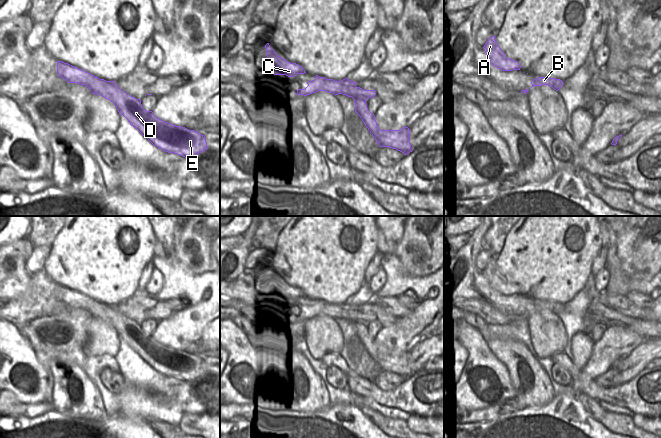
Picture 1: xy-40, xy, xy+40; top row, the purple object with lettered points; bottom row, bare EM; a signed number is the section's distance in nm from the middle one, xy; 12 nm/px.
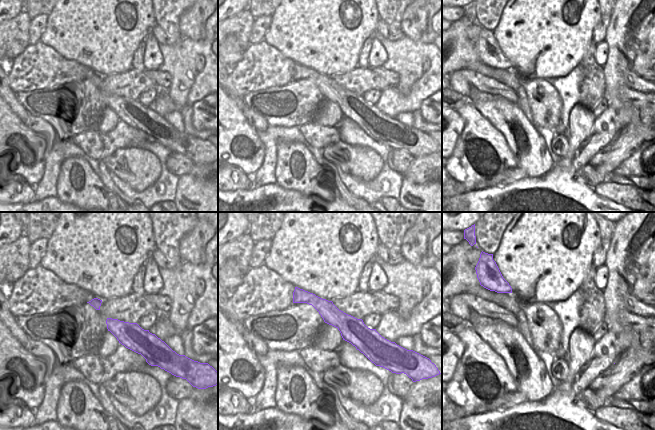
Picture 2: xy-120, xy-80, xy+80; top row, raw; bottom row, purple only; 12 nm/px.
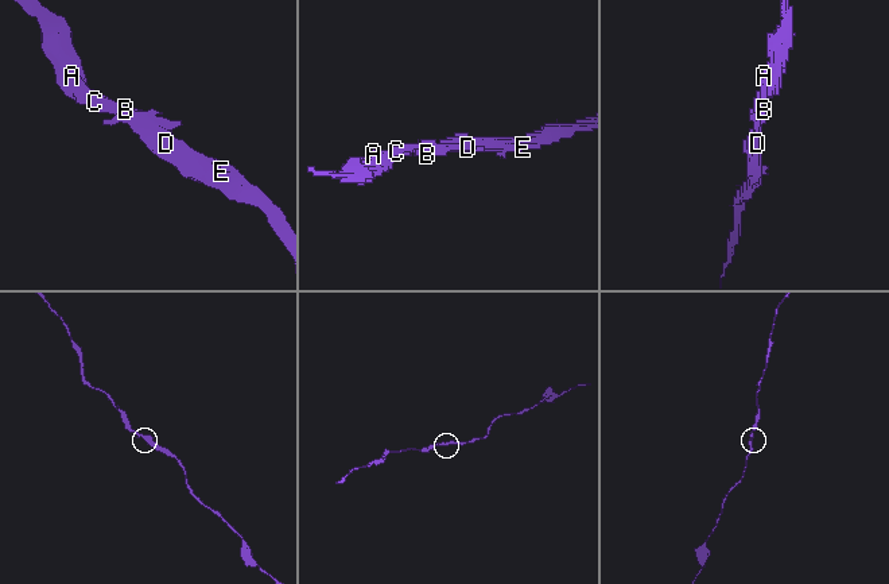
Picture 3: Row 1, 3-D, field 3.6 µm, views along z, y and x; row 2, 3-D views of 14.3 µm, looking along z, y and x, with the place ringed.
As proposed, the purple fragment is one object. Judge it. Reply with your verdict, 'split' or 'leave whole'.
leave whole

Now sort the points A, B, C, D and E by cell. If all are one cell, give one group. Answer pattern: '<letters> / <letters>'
A B C D E

